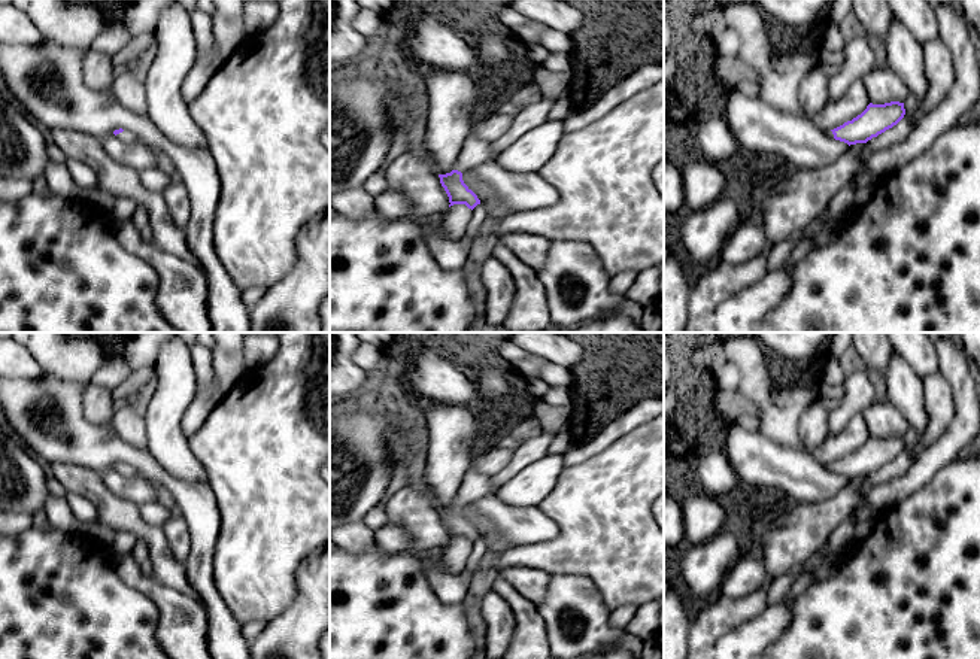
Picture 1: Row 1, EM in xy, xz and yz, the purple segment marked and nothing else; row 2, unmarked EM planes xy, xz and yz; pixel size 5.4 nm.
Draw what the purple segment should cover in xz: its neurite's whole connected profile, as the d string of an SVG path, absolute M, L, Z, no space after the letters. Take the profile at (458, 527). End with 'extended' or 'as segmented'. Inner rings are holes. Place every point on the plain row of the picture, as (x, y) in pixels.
M473 470L465 474L455 502L450 507L439 508L440 517L449 531L449 541L453 538L465 538L473 544L480 538L477 529L464 517L462 507L485 496L495 496L498 489L500 486L492 483L492 476L485 476Z | extended

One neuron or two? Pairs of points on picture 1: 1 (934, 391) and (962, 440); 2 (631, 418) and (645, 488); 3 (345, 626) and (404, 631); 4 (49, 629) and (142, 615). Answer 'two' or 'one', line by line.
1: two
2: two
3: one
4: one

